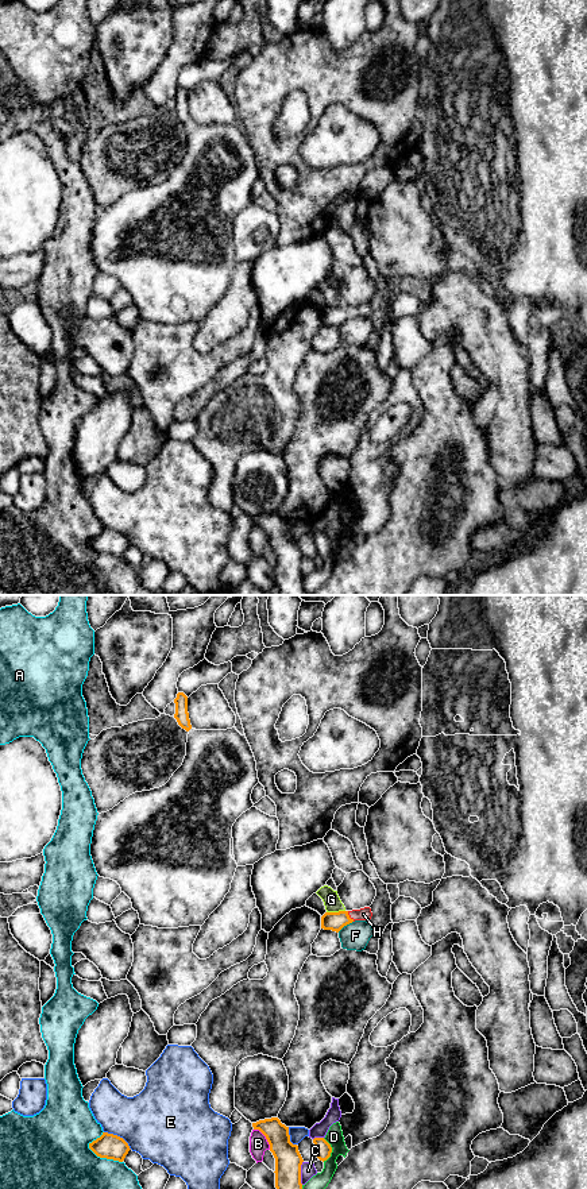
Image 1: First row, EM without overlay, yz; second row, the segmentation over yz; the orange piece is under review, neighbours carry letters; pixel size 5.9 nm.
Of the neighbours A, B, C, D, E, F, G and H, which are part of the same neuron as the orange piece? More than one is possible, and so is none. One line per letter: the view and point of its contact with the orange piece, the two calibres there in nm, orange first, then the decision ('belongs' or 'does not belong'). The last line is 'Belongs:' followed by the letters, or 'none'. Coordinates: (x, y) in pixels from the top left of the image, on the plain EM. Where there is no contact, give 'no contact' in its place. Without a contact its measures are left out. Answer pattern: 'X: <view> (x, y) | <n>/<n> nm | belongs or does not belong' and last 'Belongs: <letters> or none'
A: yz (104, 552) | 150/480 nm | does not belong
B: yz (266, 533) | 160/110 nm | does not belong
C: yz (300, 568) | 160/90 nm | does not belong
D: yz (331, 545) | 90/100 nm | does not belong
E: yz (119, 532) | 150/420 nm | does not belong
F: yz (344, 320) | 110/160 nm | does not belong
G: yz (335, 308) | 110/100 nm | does not belong
H: yz (348, 312) | 110/80 nm | belongs
Belongs: H

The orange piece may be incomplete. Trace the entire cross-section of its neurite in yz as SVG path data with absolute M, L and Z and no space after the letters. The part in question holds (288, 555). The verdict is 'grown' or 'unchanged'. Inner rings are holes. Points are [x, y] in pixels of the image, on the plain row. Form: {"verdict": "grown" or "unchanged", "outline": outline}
{"verdict": "unchanged", "outline": "M278 513L252 518L270 540L275 553L275 583L281 595L305 595L301 579L301 560L304 557L298 541L290 537L289 522Z"}

